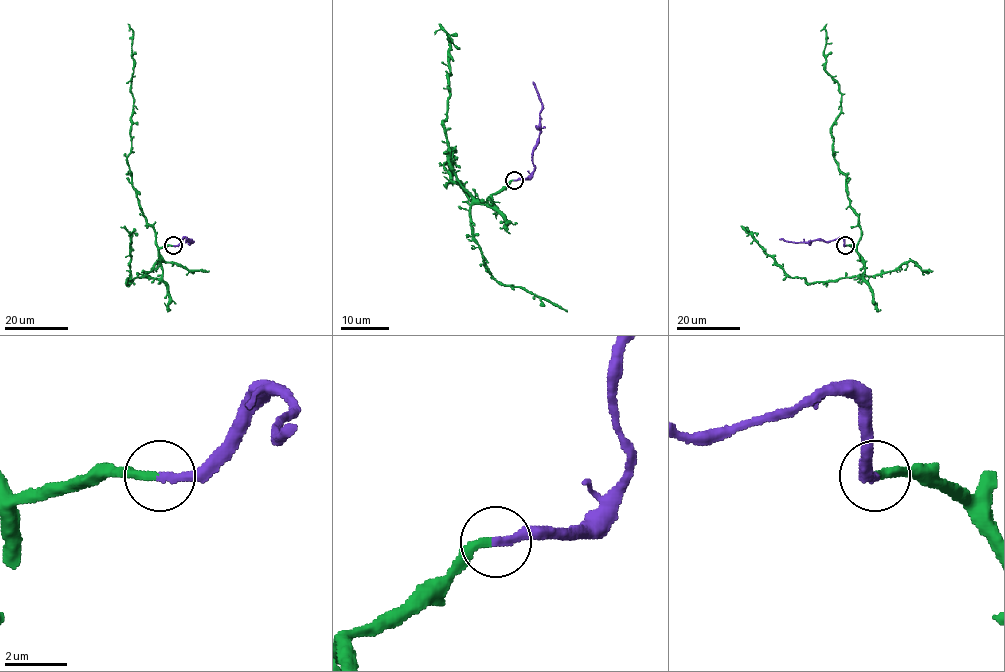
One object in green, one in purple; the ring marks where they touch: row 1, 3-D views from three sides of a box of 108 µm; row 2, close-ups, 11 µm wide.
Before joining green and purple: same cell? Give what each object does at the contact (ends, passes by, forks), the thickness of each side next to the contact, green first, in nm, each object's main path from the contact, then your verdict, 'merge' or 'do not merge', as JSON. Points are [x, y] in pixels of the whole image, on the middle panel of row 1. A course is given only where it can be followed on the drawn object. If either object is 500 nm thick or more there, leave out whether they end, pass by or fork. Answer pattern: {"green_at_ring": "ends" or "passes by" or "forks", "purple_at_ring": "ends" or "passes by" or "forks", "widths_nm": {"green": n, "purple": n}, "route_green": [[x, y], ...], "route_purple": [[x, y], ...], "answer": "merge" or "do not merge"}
{"green_at_ring": "ends", "purple_at_ring": "ends", "widths_nm": {"green": 280, "purple": 280}, "route_green": [[514, 180], [487, 204], [471, 200], [444, 164], [450, 159], [453, 174], [453, 150], [445, 152]], "route_purple": [[514, 180], [525, 180], [533, 170], [532, 149], [538, 139], [542, 102], [532, 82]], "answer": "merge"}

